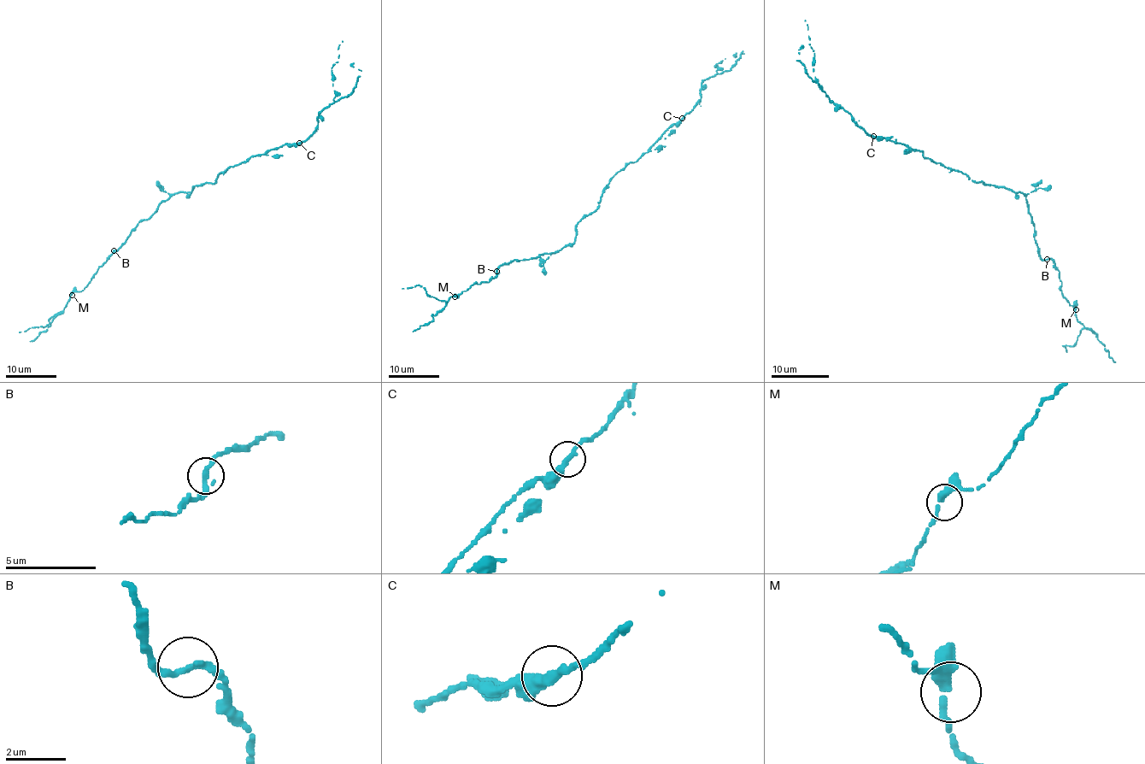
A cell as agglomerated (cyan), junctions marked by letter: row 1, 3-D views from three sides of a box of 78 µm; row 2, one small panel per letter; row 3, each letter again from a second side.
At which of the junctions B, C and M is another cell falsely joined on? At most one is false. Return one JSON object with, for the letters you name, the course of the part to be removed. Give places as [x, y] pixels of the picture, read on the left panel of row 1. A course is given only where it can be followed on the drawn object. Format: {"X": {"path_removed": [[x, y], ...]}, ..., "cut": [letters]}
{"cut": []}

